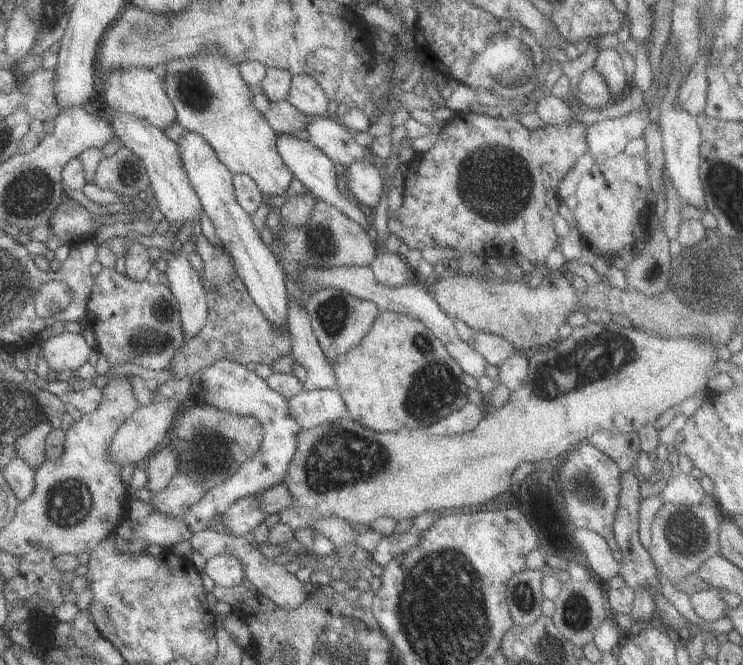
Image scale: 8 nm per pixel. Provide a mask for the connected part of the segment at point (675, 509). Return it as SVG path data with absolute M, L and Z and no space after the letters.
M713 500L692 506L670 502L662 505L652 520L651 543L647 551L654 566L670 584L676 587L678 582L698 570L708 558L719 554L718 535L723 518L720 508Z

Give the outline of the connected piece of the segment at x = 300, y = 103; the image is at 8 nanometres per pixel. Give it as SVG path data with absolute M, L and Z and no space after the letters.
M307 74L294 75L291 78L286 101L308 117L329 115L326 110L329 102L326 93L318 82Z

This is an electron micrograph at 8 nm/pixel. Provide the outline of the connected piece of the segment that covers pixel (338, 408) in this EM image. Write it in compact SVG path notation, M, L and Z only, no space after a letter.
M337 389L302 390L288 399L288 412L302 429L334 424L336 420L348 418L349 414Z

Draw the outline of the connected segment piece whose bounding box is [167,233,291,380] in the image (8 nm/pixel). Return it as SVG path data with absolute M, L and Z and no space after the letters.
M195 233L194 238L196 243L193 249L204 262L204 271L199 277L208 297L209 314L202 330L191 339L186 339L183 346L174 352L170 364L167 365L167 370L171 371L170 376L174 375L174 380L192 377L202 368L209 367L220 359L230 359L241 365L250 362L271 365L277 358L290 355L290 333L274 328L266 320L238 276L230 255L220 247L215 248L201 233Z

